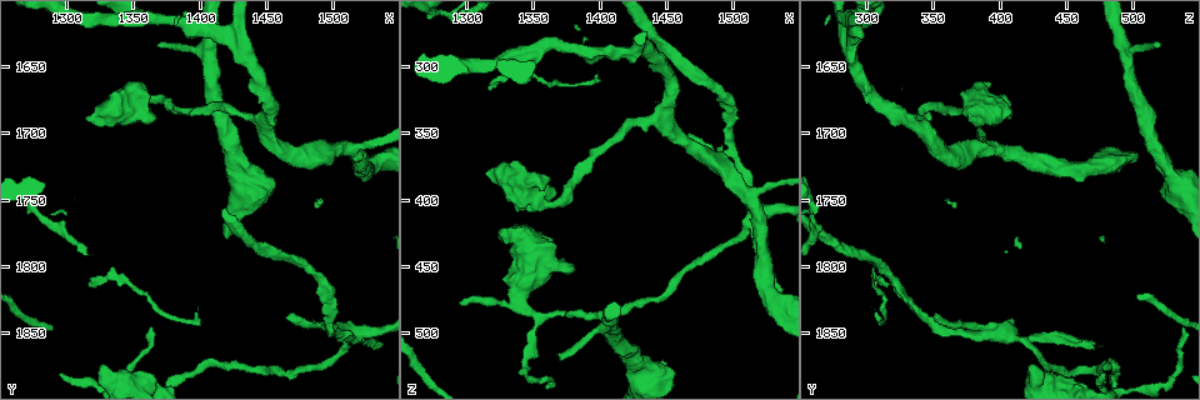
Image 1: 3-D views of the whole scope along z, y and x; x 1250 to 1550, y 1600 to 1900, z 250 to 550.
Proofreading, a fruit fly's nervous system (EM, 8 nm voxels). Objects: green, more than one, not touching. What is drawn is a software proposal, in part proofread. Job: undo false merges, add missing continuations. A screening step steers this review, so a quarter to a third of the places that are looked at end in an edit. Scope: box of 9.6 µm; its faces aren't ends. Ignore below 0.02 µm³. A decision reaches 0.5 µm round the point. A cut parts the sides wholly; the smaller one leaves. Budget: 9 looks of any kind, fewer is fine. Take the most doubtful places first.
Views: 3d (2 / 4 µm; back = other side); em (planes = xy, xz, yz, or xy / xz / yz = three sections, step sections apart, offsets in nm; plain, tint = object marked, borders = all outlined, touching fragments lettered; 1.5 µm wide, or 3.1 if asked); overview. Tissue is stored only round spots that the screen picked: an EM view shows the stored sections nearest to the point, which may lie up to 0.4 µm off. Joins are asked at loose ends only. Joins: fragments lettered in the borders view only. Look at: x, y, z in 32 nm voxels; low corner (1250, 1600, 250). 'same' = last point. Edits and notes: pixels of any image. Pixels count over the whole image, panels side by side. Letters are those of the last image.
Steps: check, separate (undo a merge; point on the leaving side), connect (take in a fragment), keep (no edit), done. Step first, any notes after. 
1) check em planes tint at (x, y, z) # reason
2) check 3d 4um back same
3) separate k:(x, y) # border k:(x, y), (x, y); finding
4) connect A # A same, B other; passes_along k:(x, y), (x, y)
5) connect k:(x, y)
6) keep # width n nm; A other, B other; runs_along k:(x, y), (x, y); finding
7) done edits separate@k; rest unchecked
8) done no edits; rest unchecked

check 3d 2um at (1510, 1858, 418) # four-way junction

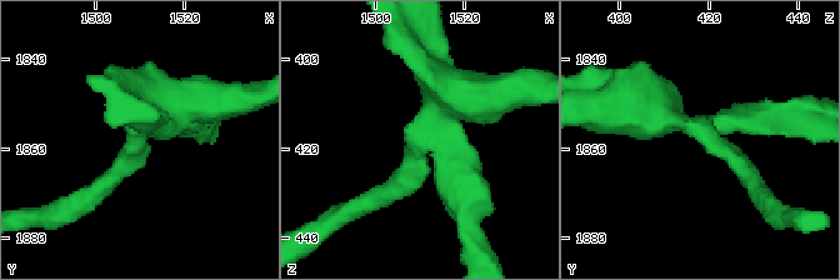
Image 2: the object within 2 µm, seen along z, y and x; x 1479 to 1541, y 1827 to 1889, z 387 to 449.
check em yz step 8 tint at (1510, 1857, 420) # arms 4

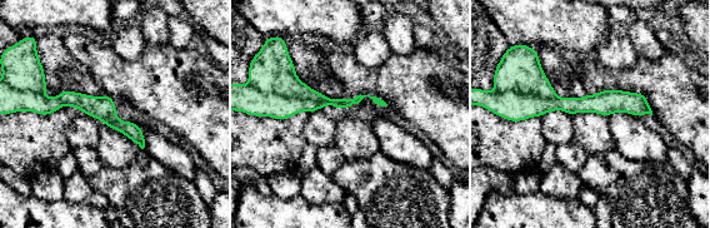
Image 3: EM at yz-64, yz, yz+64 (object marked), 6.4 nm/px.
check em planes borders same

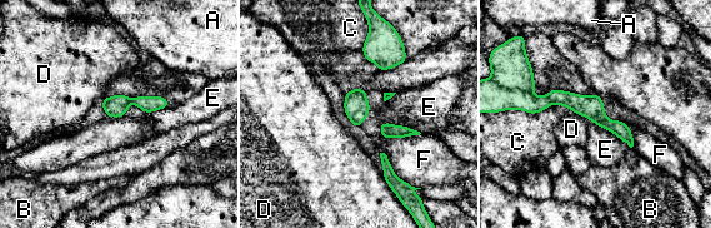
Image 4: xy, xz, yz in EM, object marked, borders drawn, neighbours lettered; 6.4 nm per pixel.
separate 4:(486, 95) # A other, B other, C other, D other, E other, F other; border 4:(516, 88), (531, 93); two neurons meet here

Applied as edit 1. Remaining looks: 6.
check overview

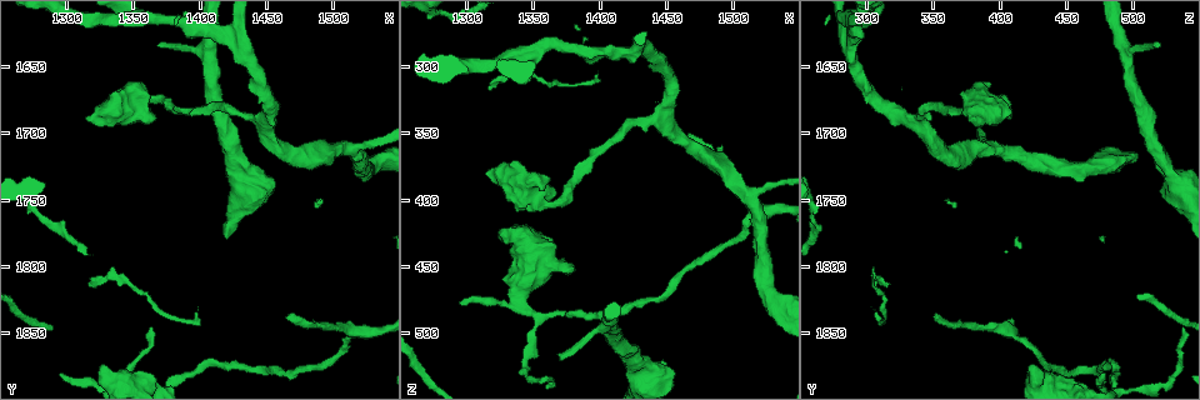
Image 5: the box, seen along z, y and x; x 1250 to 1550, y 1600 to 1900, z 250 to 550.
check 3d 2um at (1370, 1634, 516) # an open end

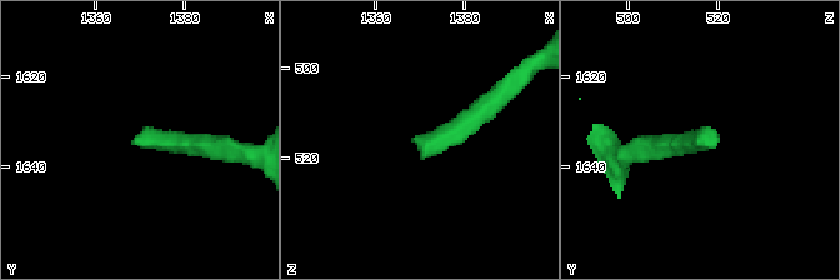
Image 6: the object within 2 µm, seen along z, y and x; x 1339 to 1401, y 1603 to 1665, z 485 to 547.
check em xz step 8 tint at (1369, 1635, 517) # shape alone is not enough

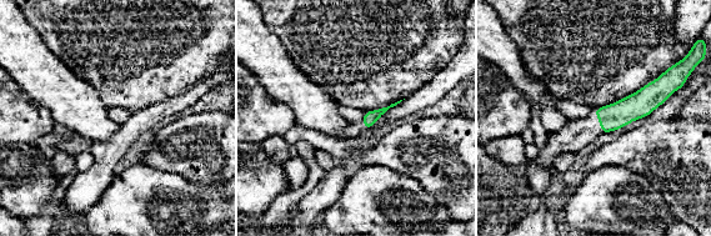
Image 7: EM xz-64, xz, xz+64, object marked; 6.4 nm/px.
check em planes borders same # cut it another way

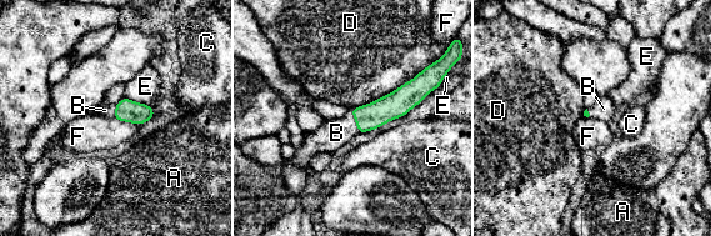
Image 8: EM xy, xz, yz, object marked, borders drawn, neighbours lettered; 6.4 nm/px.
connect B # A other, B same, C other, D other, E other, F other; it goes on there

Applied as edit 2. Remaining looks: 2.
done edits separate@4, connect@8; rest unchecked

